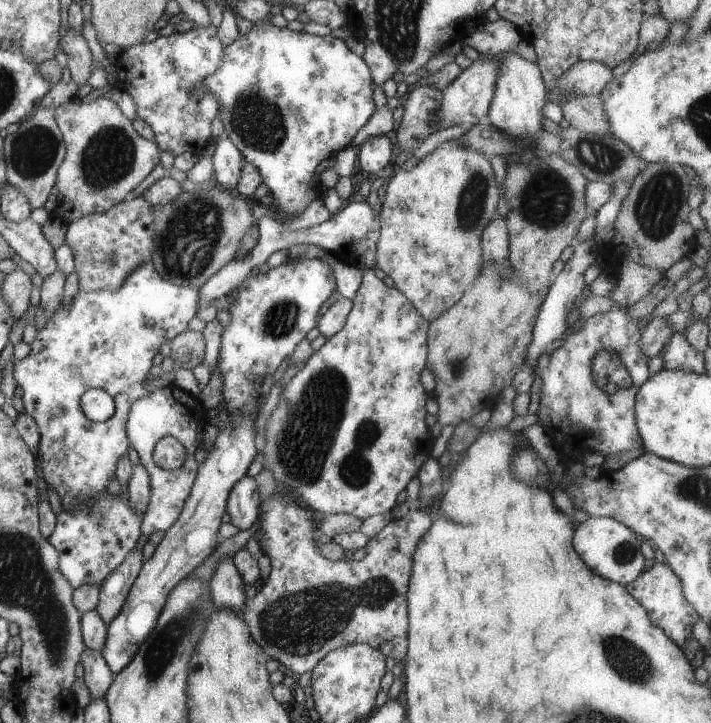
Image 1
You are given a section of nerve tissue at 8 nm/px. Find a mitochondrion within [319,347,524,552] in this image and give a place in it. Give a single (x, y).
(457, 366)

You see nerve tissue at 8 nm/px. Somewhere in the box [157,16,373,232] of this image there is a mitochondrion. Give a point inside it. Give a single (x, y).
(257, 121)

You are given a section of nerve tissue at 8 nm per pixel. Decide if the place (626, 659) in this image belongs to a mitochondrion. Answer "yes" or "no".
yes

